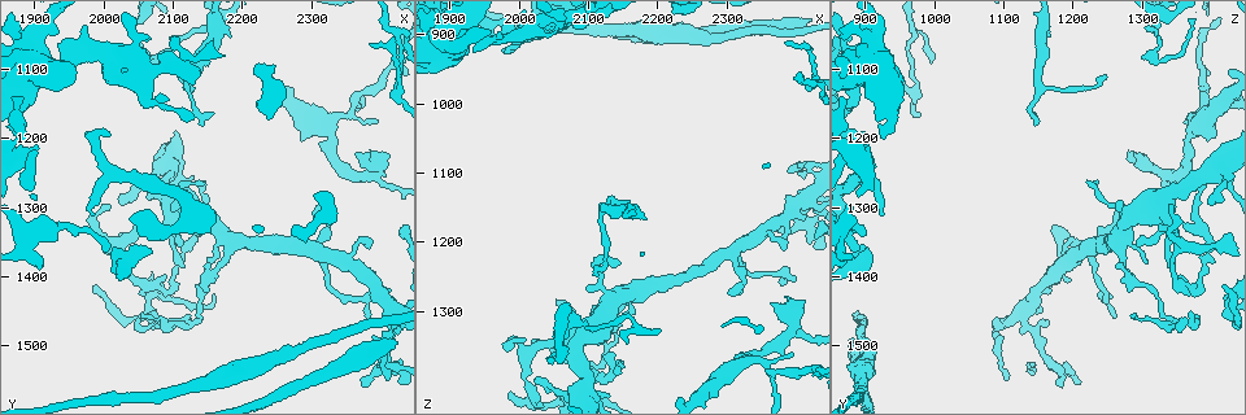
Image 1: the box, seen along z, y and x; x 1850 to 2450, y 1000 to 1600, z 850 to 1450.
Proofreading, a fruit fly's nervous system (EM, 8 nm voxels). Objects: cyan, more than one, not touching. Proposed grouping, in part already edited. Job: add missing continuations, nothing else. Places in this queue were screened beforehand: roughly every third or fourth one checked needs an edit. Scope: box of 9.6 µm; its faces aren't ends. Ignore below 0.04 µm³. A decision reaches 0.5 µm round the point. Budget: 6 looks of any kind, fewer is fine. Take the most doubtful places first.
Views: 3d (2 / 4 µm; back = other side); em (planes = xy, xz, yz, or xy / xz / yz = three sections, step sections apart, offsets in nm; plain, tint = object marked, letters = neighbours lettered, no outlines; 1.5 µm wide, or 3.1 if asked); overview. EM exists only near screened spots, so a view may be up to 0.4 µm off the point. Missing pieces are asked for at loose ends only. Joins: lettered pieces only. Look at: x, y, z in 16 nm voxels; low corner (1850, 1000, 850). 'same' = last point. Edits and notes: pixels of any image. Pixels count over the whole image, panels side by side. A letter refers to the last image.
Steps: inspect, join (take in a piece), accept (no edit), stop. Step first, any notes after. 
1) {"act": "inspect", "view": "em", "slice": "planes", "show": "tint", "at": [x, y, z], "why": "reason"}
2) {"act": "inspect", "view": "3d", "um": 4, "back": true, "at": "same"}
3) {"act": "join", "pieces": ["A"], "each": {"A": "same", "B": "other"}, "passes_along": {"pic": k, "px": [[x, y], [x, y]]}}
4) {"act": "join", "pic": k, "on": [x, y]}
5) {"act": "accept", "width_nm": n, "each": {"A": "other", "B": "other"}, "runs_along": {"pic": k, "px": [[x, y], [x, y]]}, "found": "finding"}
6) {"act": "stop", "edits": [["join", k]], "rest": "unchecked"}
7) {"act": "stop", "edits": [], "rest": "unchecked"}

{"act": "inspect", "view": "3d", "um": 2, "at": [2385, 1220, 1280], "why": "branch stops here"}

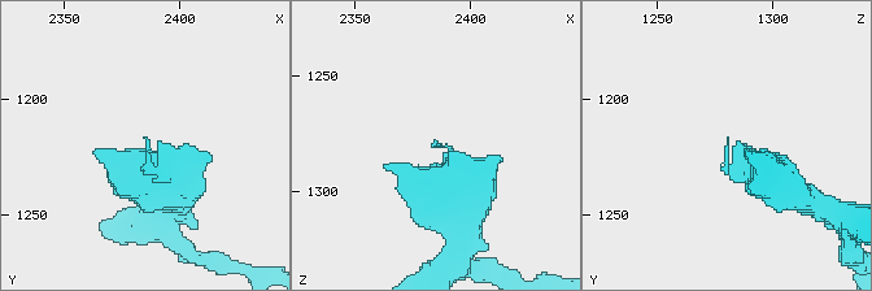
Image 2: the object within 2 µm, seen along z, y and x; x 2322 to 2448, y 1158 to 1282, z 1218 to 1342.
{"act": "inspect", "view": "em", "slice": "planes", "show": "plain", "at": [2386, 1218, 1282], "why": "shape alone is not enough"}

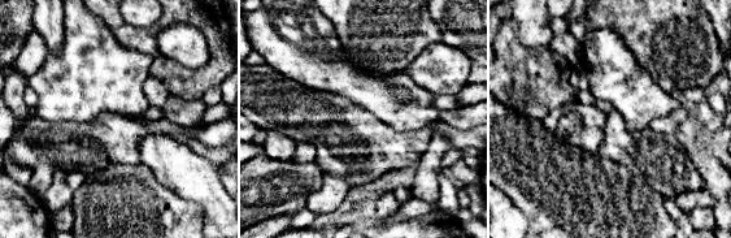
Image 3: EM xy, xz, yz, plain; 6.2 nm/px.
{"act": "inspect", "view": "em", "slice": "planes", "show": "letters", "at": "same", "why": "see the neighbours"}

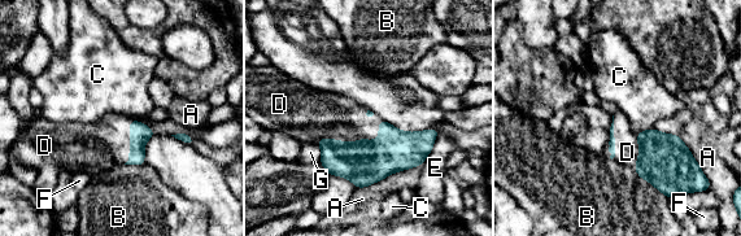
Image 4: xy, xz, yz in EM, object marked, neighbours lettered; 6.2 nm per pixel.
{"act": "join", "pieces": ["D"], "longest_contact_nm": ["A", 440], "each": {"A": "other", "B": "other", "C": "other", "D": "same", "E": "other", "F": "other", "G": "other"}, "found": "the neuron continues"}

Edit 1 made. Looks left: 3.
{"act": "inspect", "view": "overview", "why": "see it whole again"}

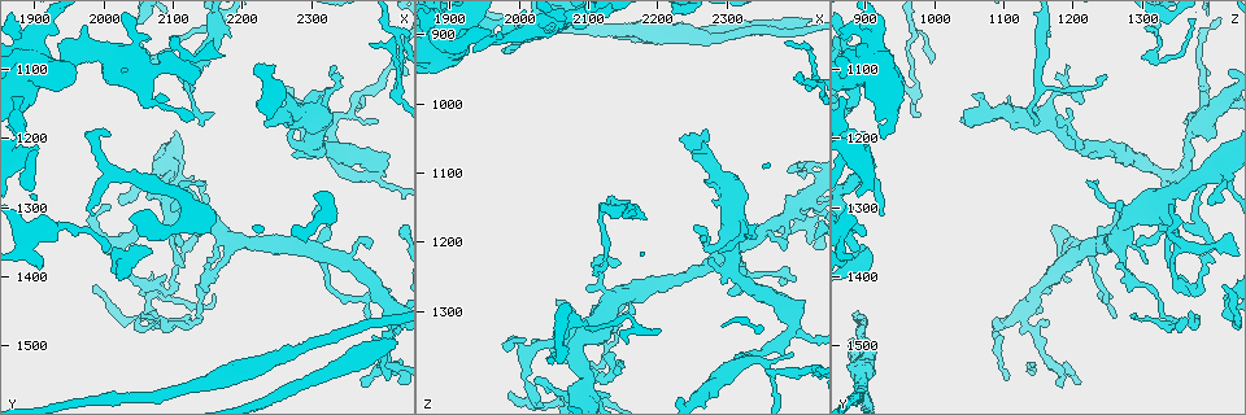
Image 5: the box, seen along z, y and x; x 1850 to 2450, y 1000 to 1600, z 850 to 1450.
{"act": "inspect", "view": "em", "slice": "planes", "show": "plain", "at": [2025, 1290, 1405], "why": "branch stops here"}

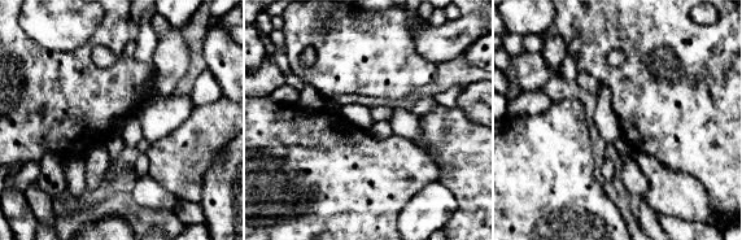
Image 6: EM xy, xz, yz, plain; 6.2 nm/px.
{"act": "inspect", "view": "em", "slice": "planes", "show": "letters", "at": "same"}

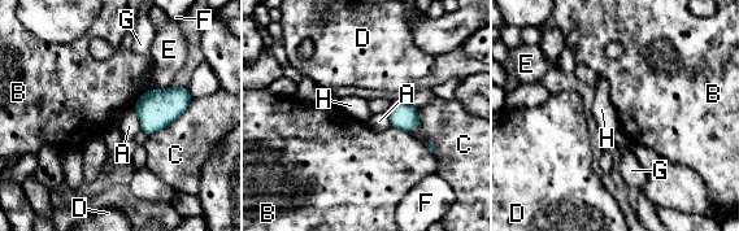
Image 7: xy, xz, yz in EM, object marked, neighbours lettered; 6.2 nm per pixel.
{"act": "accept", "each": {"A": "other", "B": "other", "C": "other", "D": "other", "E": "other", "F": "other", "G": "other", "H": "other"}, "border": {"pic": 7, "px": [[147, 90], [133, 108]]}, "found": "no lettered piece goes on from it"}

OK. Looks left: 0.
{"act": "stop", "edits": [["join", 4]], "rest": "unchecked"}

